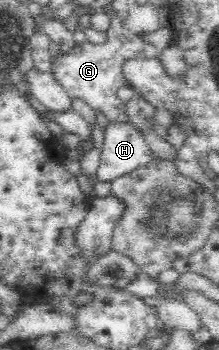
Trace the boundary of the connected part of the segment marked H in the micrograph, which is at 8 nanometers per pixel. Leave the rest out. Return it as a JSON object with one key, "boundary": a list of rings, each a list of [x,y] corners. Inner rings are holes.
{"boundary":[[[109,122],[104,140],[97,180],[112,181],[145,168],[155,158],[147,142],[131,123]]]}

